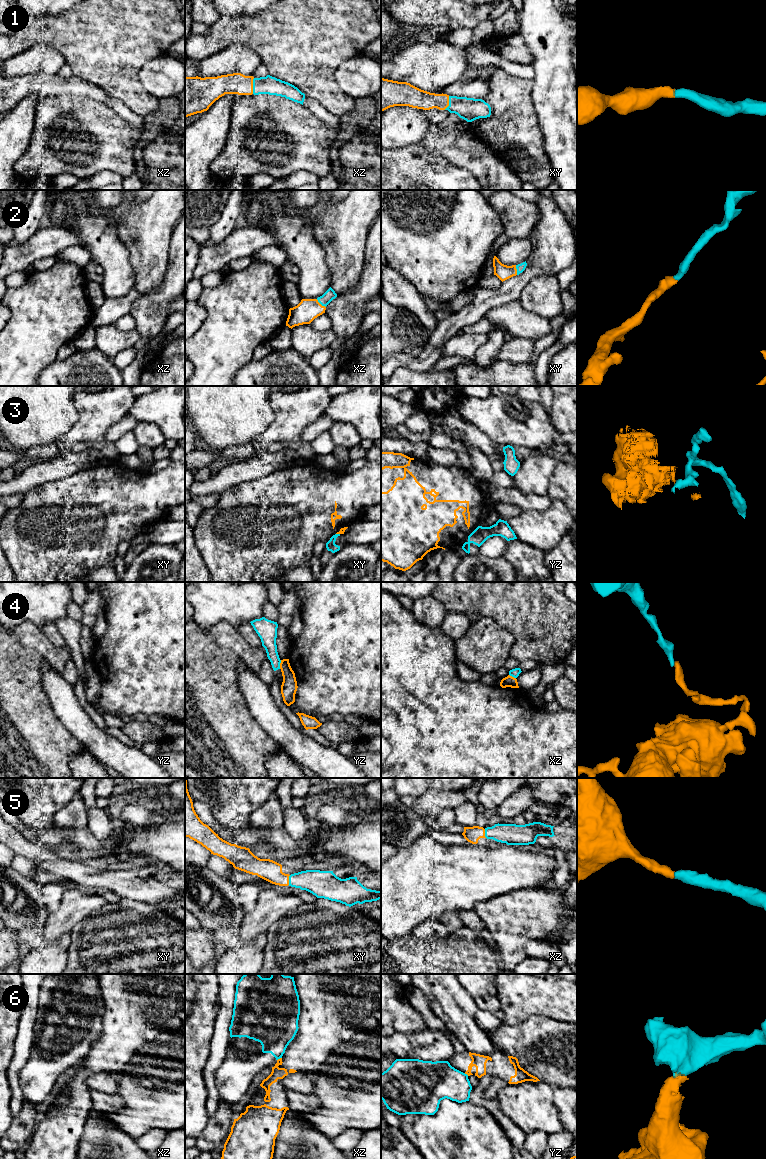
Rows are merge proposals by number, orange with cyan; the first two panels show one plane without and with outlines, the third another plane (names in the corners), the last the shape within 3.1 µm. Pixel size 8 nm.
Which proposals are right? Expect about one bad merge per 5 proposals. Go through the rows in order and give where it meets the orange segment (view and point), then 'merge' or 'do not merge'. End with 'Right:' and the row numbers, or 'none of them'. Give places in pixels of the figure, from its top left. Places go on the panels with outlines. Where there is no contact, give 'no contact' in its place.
1: contact xz (252, 86); merge
2: contact xz (320, 304); merge
3: contact xy (338, 533); do not merge
4: contact yz (280, 664); do not merge
5: contact xy (288, 880); merge
6: contact xz (280, 1058); do not merge
Right: 1, 2, 5

